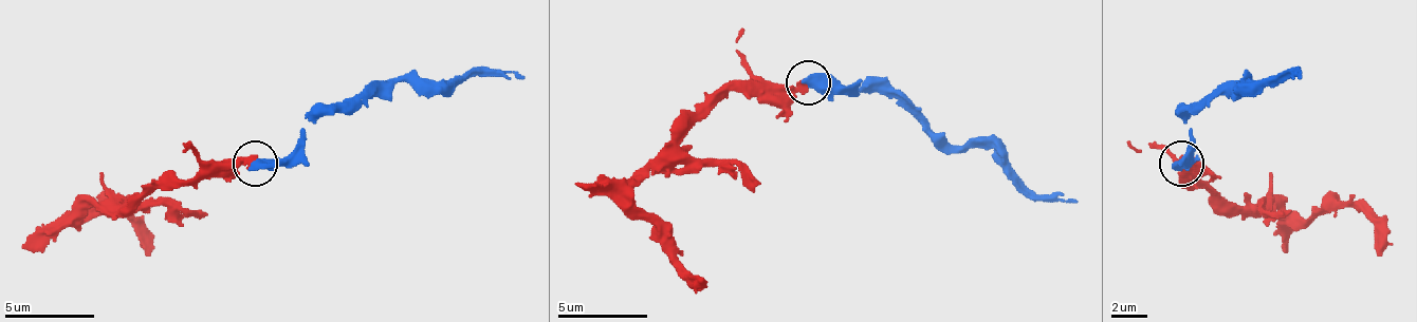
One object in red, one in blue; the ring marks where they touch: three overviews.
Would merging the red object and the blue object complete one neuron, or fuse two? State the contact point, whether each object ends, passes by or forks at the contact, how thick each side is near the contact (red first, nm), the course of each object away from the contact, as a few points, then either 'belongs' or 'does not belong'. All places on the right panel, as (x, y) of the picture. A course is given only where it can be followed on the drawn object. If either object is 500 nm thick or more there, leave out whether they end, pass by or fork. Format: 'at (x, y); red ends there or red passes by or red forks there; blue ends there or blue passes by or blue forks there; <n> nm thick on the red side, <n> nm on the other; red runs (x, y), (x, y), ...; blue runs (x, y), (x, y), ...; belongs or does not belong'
at (1181, 164); 400 nm thick on the red side, 600 nm on the other; red runs (1182, 165), (1188, 183), (1210, 183), (1232, 205), (1276, 205), (1290, 219), (1353, 205), (1376, 227), (1380, 253); blue runs (1182, 165), (1192, 141), (1188, 111), (1246, 79), (1276, 83), (1300, 71), (1300, 79); belongs

